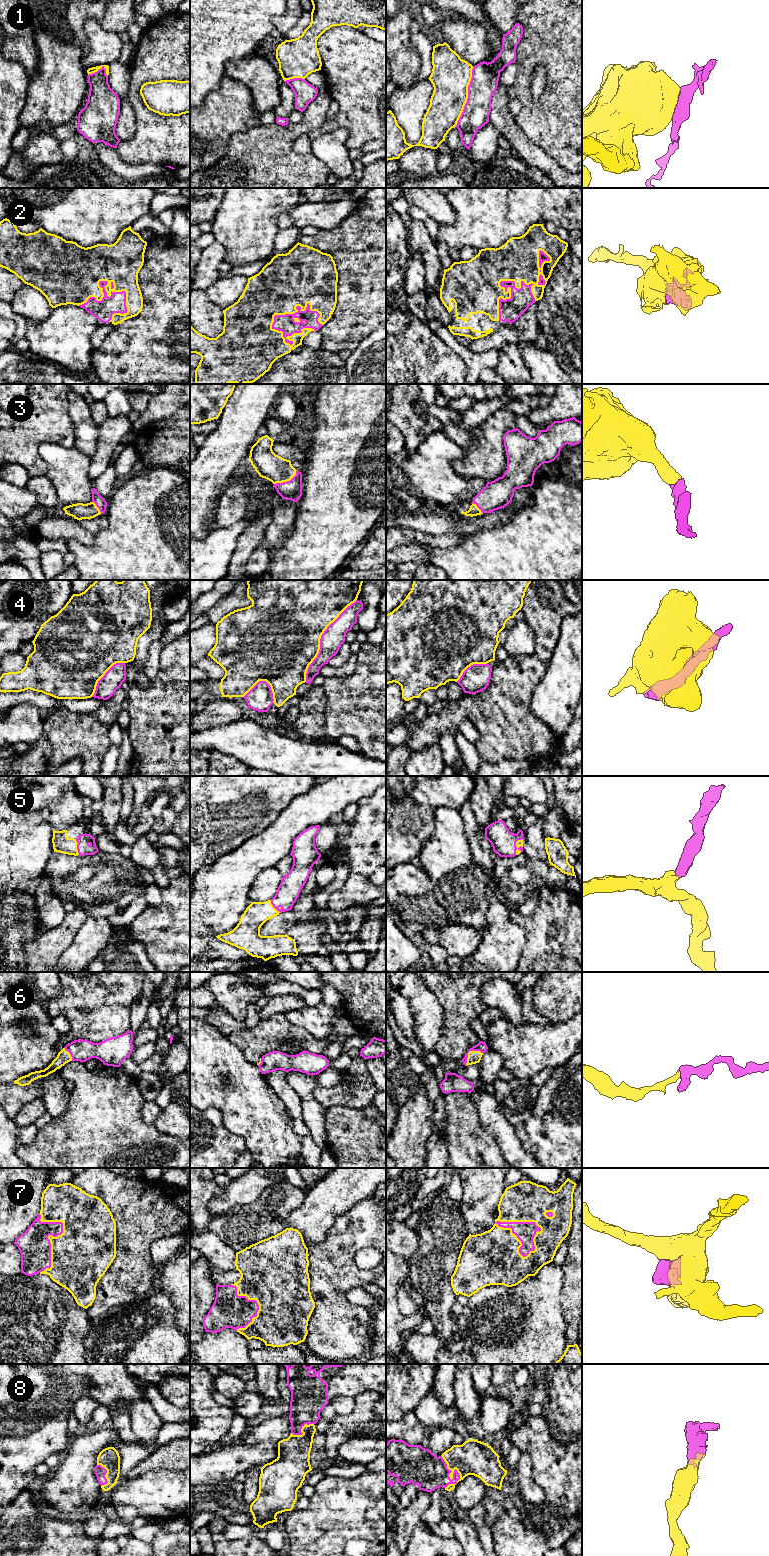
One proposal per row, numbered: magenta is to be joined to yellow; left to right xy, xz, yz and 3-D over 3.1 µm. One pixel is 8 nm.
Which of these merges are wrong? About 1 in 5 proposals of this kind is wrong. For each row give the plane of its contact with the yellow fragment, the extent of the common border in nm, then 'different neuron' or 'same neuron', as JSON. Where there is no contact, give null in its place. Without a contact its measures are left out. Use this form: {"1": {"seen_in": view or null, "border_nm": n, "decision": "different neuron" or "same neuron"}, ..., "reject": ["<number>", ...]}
{"1": {"seen_in": "yz", "border_nm": 500, "decision": "different neuron"}, "2": {"seen_in": "xz", "border_nm": 420, "decision": "same neuron"}, "3": {"seen_in": "xz", "border_nm": 220, "decision": "same neuron"}, "4": {"seen_in": "xz", "border_nm": 800, "decision": "different neuron"}, "5": {"seen_in": "yz", "border_nm": 140, "decision": "same neuron"}, "6": {"seen_in": "yz", "border_nm": 170, "decision": "same neuron"}, "7": {"seen_in": "yz", "border_nm": 400, "decision": "same neuron"}, "8": {"seen_in": "yz", "border_nm": 260, "decision": "same neuron"}, "reject": ["1", "4"]}

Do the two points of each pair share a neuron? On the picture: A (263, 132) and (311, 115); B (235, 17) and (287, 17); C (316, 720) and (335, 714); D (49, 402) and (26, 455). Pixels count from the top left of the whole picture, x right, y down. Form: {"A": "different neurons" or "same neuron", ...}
{"A": "same neuron", "B": "different neurons", "C": "different neurons", "D": "same neuron"}

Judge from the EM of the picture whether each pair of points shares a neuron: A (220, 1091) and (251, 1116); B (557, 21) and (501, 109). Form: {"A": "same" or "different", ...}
{"A": "same", "B": "different"}

